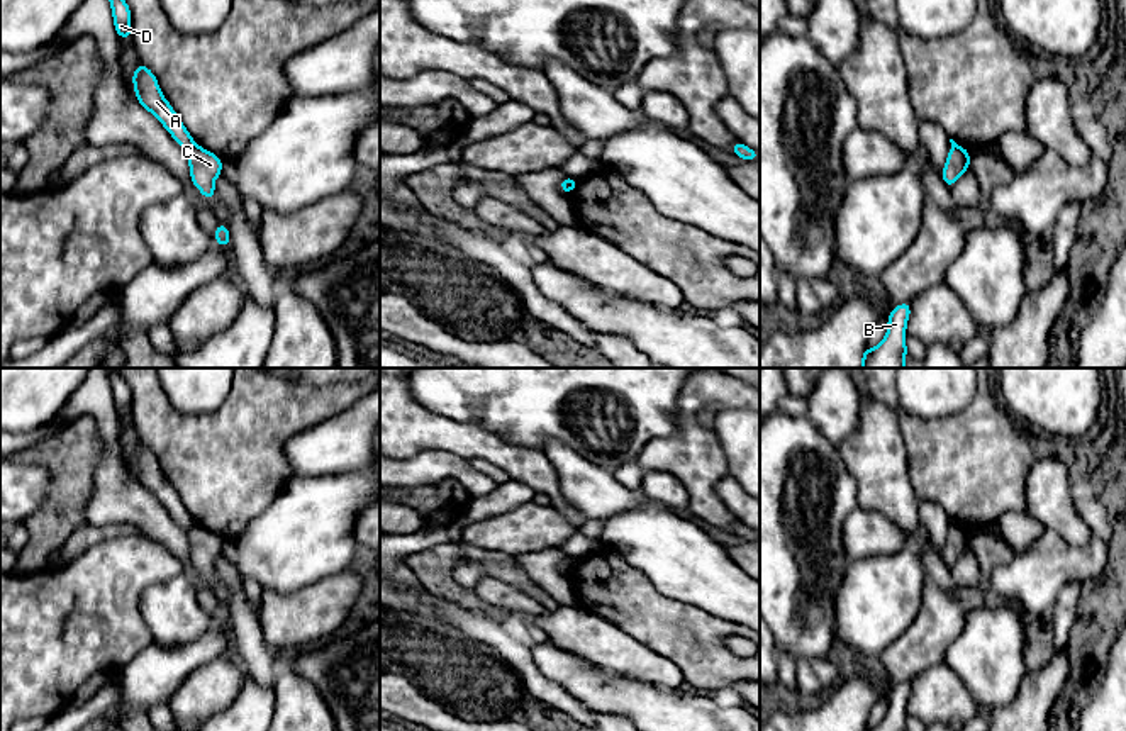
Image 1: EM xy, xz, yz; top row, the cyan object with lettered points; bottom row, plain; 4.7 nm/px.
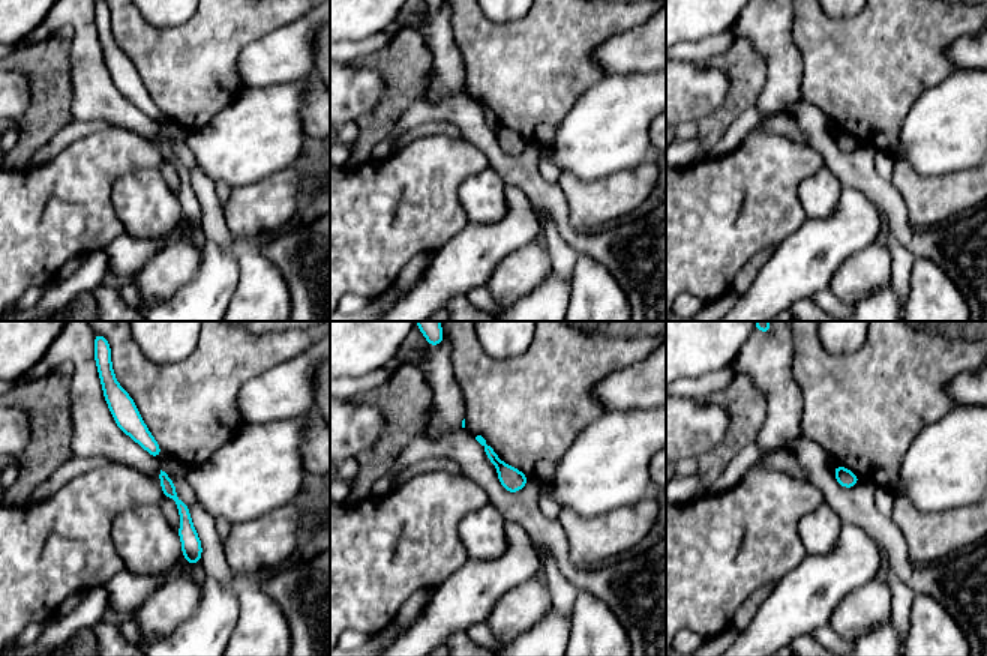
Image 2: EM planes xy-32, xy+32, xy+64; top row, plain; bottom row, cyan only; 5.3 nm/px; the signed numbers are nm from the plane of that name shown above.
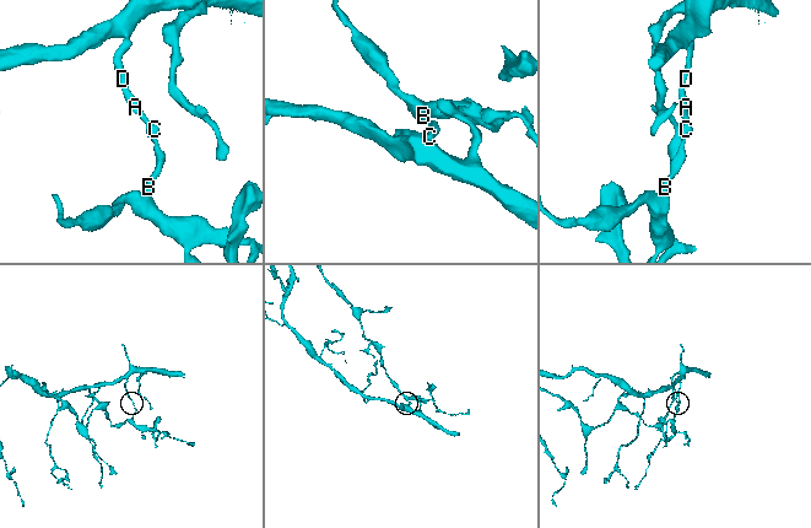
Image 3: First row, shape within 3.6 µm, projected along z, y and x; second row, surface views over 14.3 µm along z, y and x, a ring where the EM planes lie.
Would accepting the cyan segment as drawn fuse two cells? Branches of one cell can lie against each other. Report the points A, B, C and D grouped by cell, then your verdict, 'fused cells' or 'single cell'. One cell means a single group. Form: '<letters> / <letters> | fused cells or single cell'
A D / B C | fused cells

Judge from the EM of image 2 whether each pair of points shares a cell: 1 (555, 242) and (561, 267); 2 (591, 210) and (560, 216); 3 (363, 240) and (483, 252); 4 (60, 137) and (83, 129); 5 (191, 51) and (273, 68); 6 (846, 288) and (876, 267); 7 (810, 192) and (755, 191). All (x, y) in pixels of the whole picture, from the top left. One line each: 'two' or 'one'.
1: one
2: two
3: two
4: one
5: two
6: one
7: two

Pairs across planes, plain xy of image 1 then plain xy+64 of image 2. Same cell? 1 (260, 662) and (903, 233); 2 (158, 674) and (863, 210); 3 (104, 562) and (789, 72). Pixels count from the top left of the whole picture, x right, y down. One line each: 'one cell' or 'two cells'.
1: two cells
2: one cell
3: one cell

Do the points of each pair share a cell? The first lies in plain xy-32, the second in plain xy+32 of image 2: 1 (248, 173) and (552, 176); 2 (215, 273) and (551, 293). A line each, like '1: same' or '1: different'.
1: different
2: same

